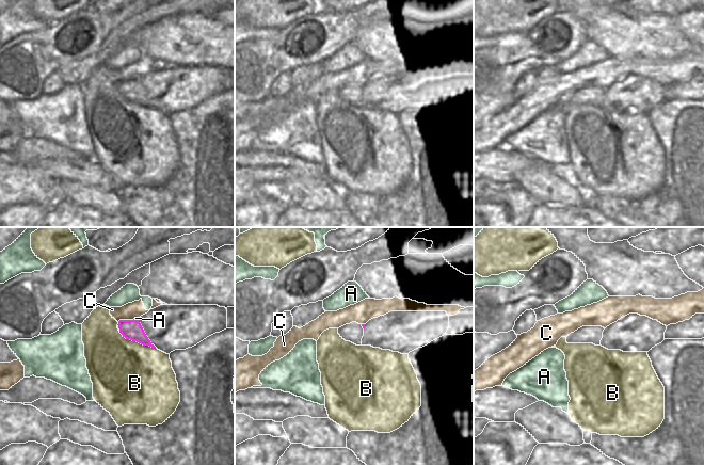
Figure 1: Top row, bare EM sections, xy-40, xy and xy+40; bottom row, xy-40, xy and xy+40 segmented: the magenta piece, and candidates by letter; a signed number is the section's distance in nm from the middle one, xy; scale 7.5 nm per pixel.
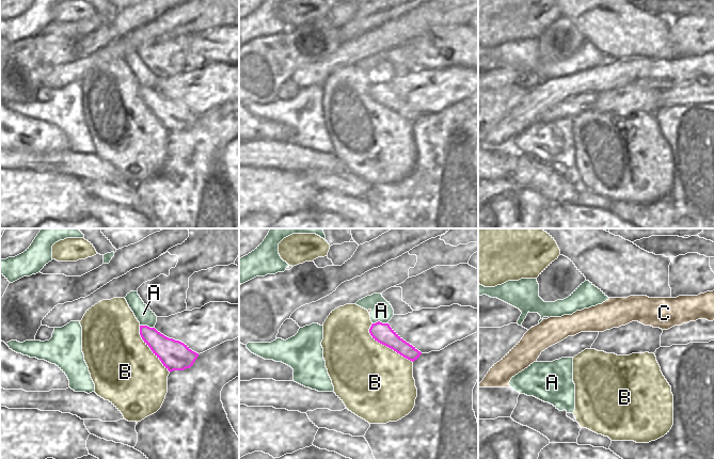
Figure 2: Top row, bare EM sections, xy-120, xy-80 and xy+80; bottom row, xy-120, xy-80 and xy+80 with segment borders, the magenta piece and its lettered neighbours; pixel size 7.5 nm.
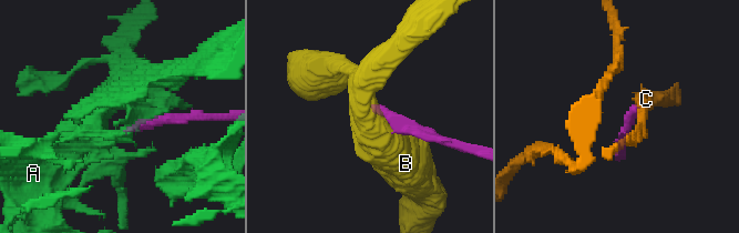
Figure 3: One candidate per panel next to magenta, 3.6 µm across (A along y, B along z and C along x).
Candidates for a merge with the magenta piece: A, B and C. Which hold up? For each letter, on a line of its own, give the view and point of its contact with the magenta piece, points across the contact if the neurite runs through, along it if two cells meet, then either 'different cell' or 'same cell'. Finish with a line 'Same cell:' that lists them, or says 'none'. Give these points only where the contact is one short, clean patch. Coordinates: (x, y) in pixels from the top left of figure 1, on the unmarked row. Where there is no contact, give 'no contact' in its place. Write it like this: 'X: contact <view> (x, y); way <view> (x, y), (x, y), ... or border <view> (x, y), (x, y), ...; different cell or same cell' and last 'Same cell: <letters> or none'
A: contact xy-40 (136, 81); border xy-40 (133, 80), (138, 81); different cell
B: contact xy-40 (137, 102); different cell
C: contact xy-40 (125, 81); border xy-40 (133, 79), (117, 82); different cell
Same cell: none

